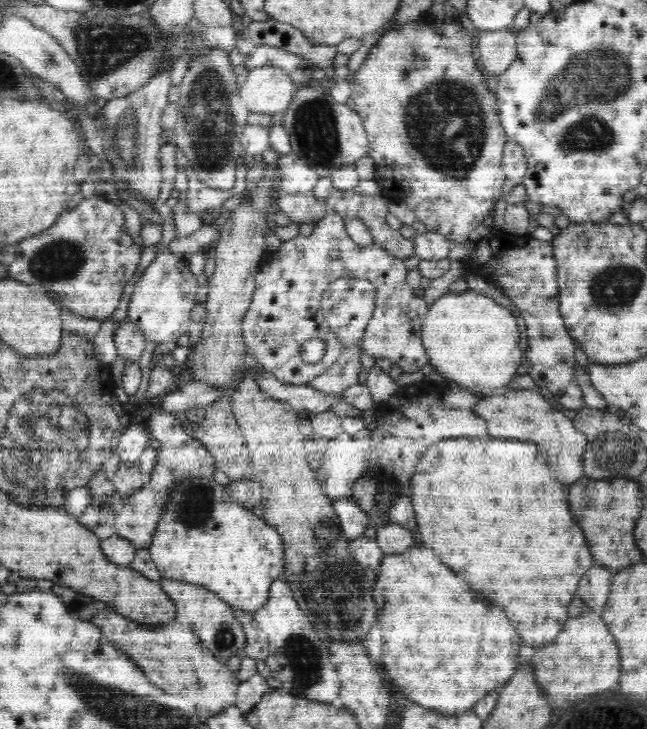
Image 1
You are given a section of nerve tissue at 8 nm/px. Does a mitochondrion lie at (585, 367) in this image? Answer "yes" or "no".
no

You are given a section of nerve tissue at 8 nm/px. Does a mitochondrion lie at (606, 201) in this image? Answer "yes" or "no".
no

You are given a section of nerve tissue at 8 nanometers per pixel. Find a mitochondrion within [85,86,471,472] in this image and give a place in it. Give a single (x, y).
(314, 131)

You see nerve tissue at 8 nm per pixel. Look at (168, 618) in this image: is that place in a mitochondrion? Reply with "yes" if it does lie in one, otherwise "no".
no

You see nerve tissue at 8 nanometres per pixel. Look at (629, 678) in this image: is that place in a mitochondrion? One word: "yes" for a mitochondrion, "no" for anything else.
no

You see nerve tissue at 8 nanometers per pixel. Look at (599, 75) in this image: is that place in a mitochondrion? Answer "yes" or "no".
yes

